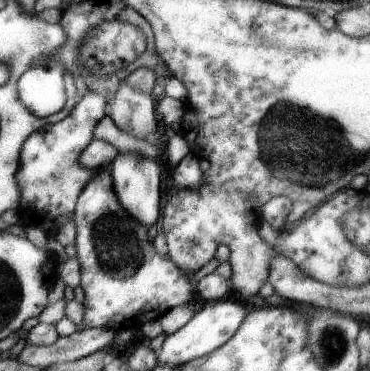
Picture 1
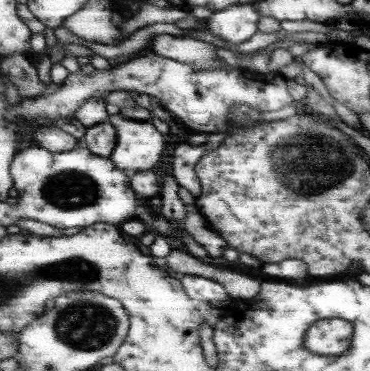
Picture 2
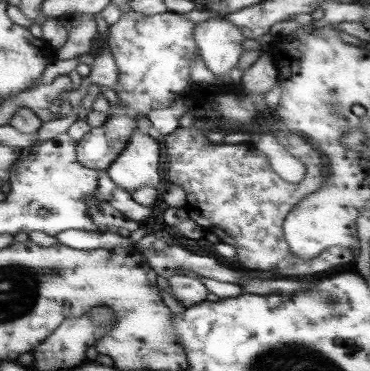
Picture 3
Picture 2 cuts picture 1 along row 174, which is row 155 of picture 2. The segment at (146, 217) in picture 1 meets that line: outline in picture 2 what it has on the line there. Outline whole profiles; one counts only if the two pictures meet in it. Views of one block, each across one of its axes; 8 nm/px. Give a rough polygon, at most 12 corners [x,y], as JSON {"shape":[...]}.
{"shape":[[123,114],[111,156],[129,178],[153,170],[167,146],[153,122]]}

